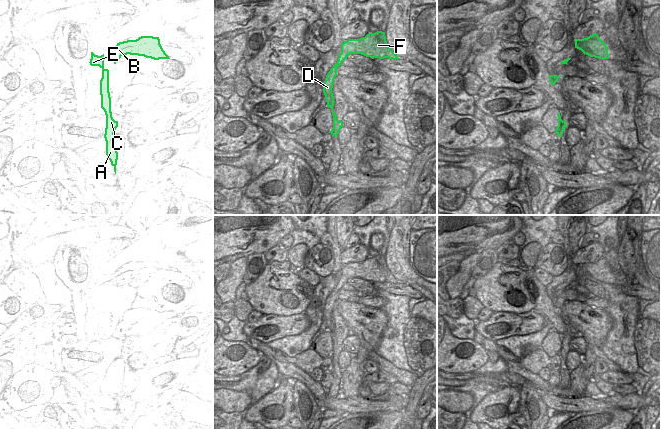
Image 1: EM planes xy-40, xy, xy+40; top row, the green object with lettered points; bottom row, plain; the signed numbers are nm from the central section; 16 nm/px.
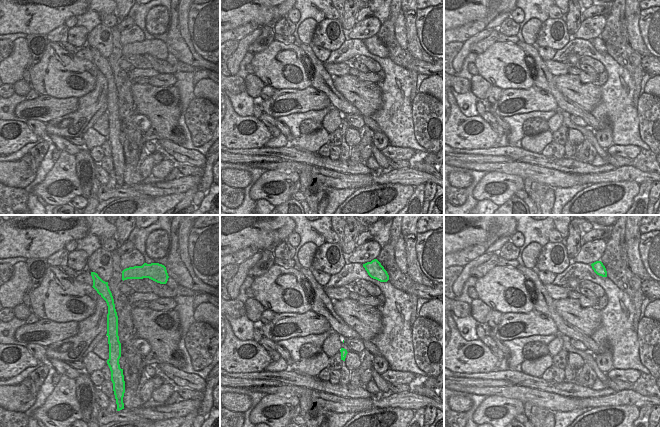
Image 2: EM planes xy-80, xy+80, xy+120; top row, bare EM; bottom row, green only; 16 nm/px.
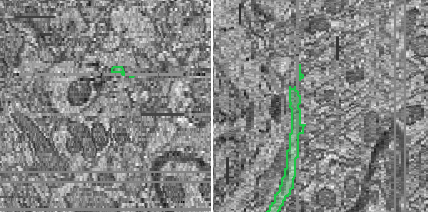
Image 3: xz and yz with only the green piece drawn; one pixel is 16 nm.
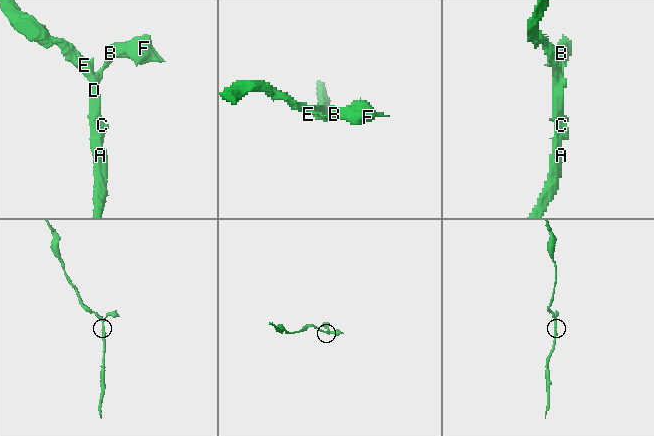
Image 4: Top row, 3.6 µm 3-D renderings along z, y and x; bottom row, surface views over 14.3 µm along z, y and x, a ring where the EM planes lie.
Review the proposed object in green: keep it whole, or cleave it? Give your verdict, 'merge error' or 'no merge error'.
merge error

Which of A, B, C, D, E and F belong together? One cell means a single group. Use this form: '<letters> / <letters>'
A C D E / B F

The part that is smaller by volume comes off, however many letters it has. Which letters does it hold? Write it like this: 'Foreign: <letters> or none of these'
Foreign: B, F

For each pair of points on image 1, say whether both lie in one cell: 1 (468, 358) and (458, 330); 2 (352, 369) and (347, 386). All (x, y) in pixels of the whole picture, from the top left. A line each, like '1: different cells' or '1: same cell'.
1: different cells
2: same cell

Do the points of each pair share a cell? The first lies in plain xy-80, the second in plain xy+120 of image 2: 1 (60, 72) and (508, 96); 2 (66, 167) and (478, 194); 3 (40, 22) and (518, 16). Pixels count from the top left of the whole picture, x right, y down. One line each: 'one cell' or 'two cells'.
1: two cells
2: one cell
3: two cells

